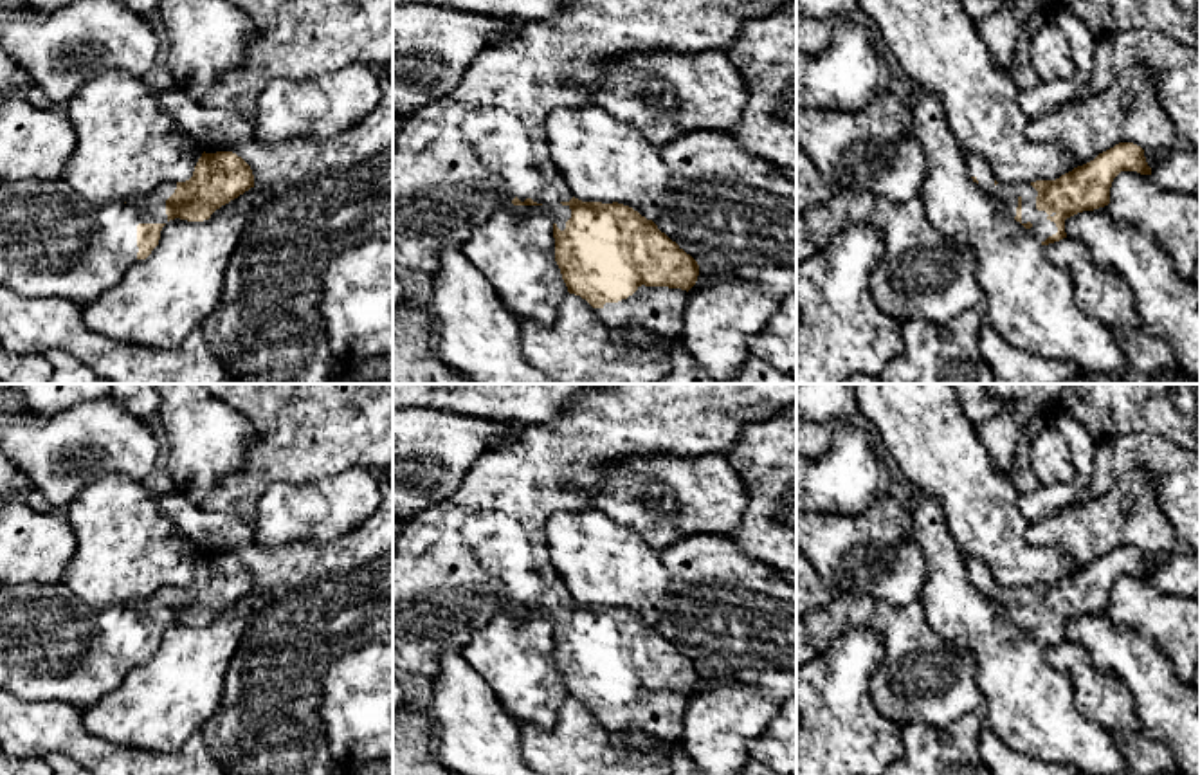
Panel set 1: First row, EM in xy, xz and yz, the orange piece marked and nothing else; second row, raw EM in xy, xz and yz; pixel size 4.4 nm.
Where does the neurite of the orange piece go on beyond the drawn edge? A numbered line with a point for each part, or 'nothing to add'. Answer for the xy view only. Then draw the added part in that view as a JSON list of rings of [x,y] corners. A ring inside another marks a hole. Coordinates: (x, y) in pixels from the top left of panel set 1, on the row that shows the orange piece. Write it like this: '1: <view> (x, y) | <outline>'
1: xy (53, 244) | [[[63,178],[0,180],[0,283],[23,297],[61,297],[81,306],[94,301],[139,261],[137,225],[168,222],[166,200],[175,189],[177,182],[164,182],[146,198],[95,207]]]

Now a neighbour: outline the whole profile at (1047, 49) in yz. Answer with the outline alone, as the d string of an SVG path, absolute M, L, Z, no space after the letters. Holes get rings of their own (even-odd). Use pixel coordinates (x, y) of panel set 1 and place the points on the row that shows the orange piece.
M1043 22L1029 34L1023 43L1023 56L1043 85L1070 79L1076 74L1068 38L1049 22Z

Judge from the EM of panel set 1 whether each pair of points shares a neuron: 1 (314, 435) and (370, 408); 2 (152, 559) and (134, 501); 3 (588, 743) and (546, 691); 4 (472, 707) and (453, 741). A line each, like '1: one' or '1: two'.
1: one
2: one
3: two
4: one

